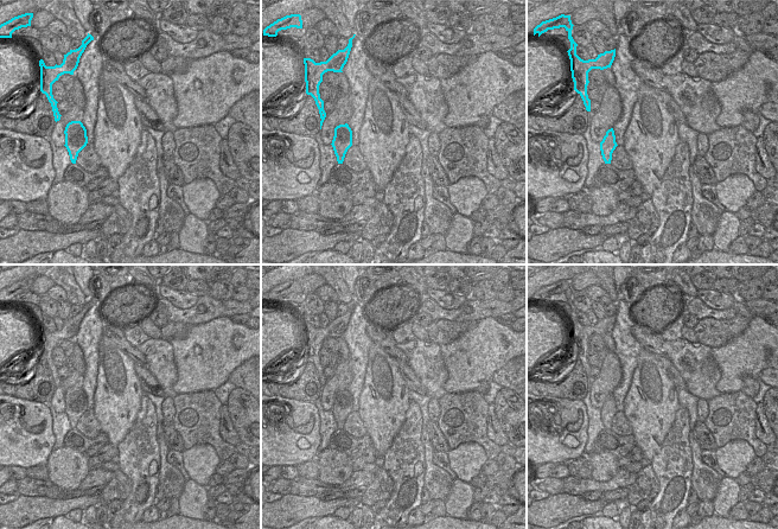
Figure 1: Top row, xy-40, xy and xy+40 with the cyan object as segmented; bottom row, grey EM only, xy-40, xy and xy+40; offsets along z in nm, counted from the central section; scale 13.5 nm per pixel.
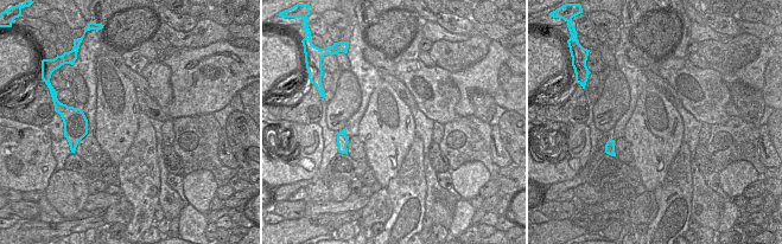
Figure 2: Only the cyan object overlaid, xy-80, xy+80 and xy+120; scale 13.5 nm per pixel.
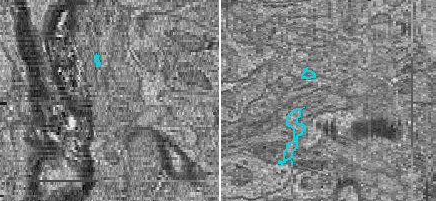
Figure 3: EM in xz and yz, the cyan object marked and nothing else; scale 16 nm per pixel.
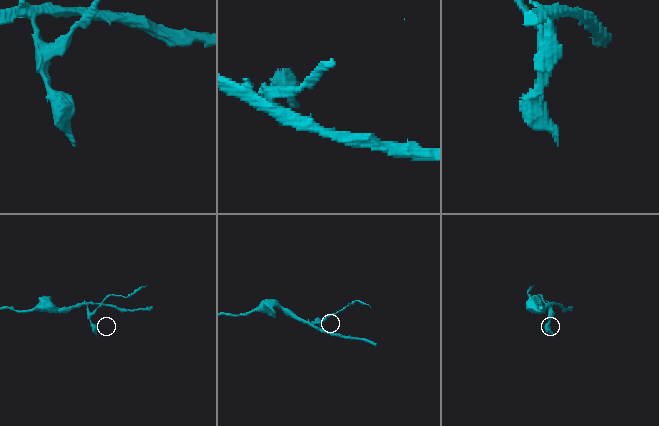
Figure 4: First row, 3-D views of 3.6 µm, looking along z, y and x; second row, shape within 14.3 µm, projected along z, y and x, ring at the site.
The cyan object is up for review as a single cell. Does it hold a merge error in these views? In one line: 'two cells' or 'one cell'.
one cell

